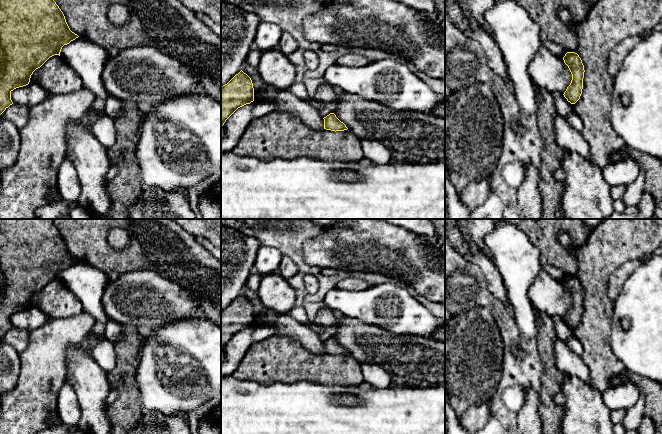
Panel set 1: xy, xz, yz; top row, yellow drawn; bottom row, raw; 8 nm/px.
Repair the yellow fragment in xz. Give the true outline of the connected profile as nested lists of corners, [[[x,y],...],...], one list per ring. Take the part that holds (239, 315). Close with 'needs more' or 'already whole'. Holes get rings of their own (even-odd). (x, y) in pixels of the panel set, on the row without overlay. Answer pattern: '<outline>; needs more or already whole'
[[[242,294],[221,310],[221,350],[240,331],[254,325],[251,302]]]; already whole

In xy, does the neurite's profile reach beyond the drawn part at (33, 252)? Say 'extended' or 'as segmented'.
as segmented

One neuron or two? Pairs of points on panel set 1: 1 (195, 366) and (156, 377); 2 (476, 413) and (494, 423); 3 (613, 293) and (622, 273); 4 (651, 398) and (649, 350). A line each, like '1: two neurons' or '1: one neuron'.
1: one neuron
2: two neurons
3: one neuron
4: two neurons

